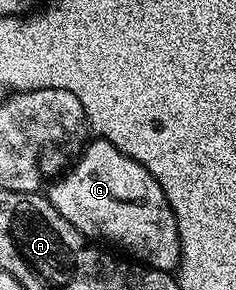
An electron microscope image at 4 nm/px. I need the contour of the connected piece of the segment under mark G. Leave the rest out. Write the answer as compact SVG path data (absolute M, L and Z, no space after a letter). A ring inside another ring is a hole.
M92 138L82 155L46 188L45 194L53 209L85 238L132 251L138 262L158 271L174 272L178 268L177 221L161 185L109 141Z

